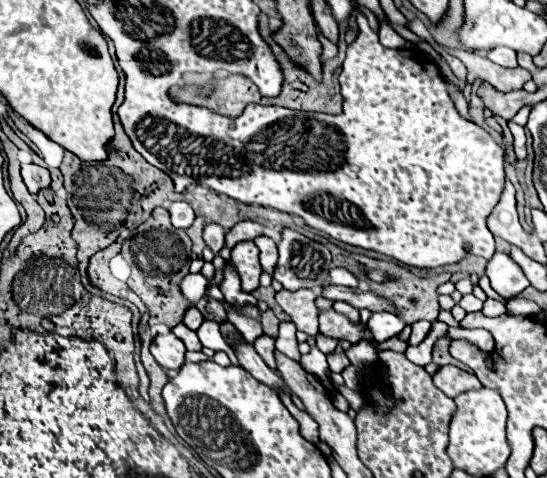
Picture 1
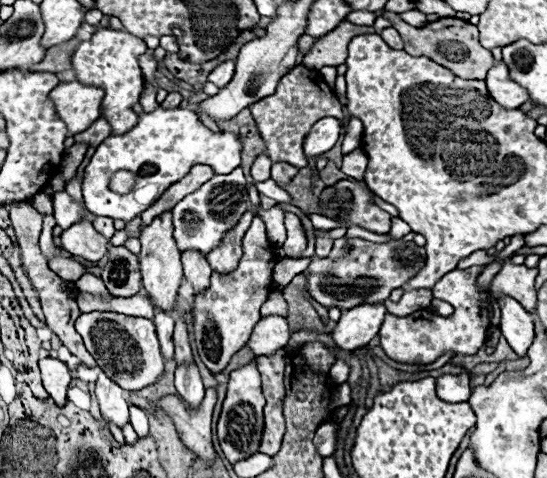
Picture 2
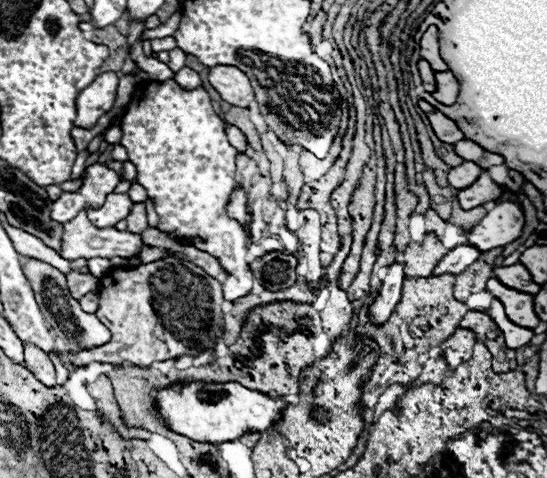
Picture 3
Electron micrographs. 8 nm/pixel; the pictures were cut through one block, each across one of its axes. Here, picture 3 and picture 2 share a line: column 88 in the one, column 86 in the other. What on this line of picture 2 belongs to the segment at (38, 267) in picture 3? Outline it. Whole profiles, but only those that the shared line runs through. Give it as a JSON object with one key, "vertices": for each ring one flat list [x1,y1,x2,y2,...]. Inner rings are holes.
{"vertices":[[88,312,76,320,76,330,82,336,86,350,96,358,98,366,122,390,142,390,156,384,164,374,164,358,152,320,132,318,116,312]]}

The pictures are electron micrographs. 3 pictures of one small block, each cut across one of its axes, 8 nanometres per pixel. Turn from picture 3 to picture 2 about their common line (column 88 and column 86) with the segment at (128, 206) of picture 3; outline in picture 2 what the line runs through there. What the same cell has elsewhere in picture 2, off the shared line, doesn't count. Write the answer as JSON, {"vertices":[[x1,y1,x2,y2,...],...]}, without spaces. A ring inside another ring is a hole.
{"vertices":[[56,192,52,198,54,198,54,218,56,218,58,226,62,226,64,230,84,218,88,218,90,222,96,220,94,214,86,212,86,208,82,204,74,202,66,192]]}

